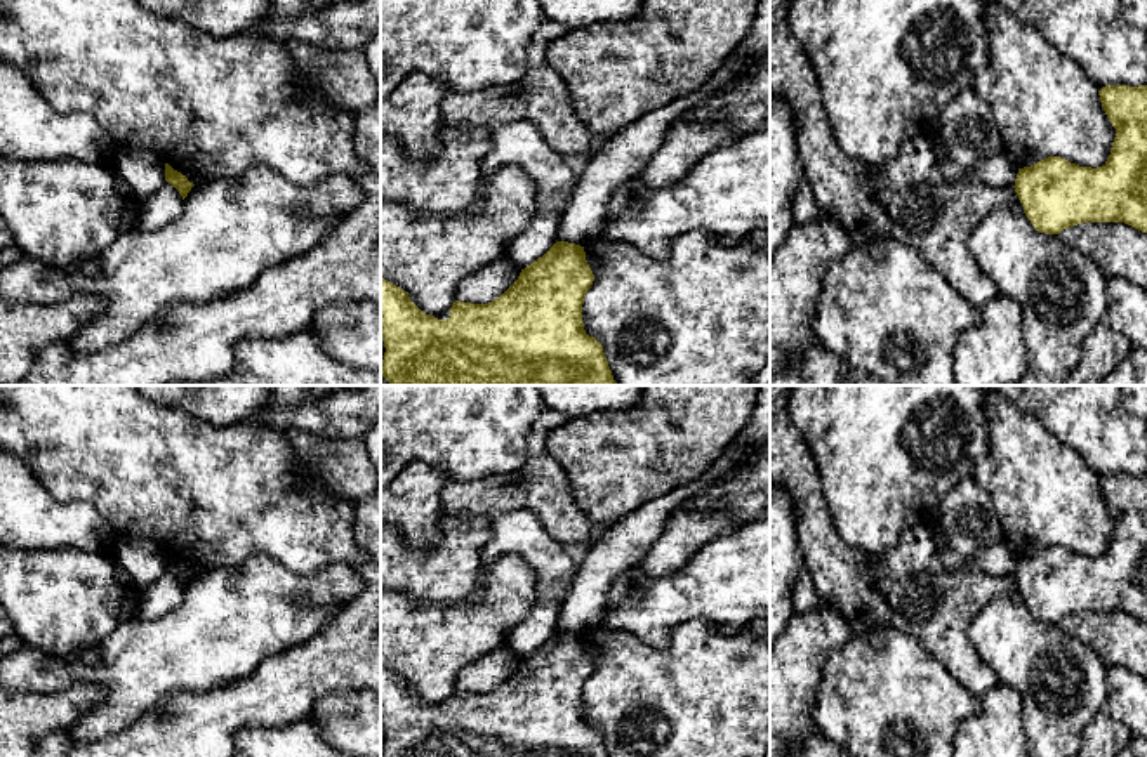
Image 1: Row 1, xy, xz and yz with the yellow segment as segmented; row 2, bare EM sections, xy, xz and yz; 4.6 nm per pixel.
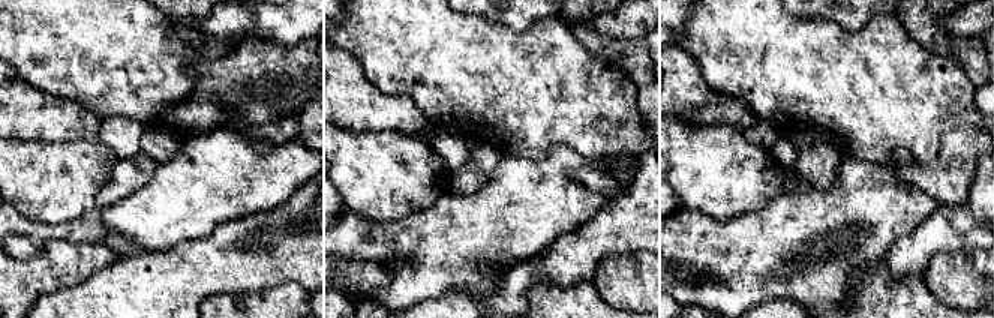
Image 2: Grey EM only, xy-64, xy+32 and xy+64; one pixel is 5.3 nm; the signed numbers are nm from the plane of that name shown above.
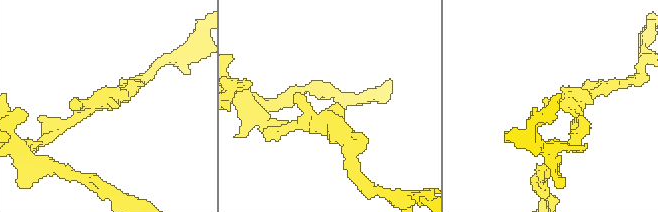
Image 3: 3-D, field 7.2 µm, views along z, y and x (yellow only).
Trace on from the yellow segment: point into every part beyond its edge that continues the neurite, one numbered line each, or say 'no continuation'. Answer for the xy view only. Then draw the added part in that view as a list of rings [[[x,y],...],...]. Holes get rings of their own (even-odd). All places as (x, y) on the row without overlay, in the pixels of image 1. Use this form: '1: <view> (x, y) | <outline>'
no continuation

